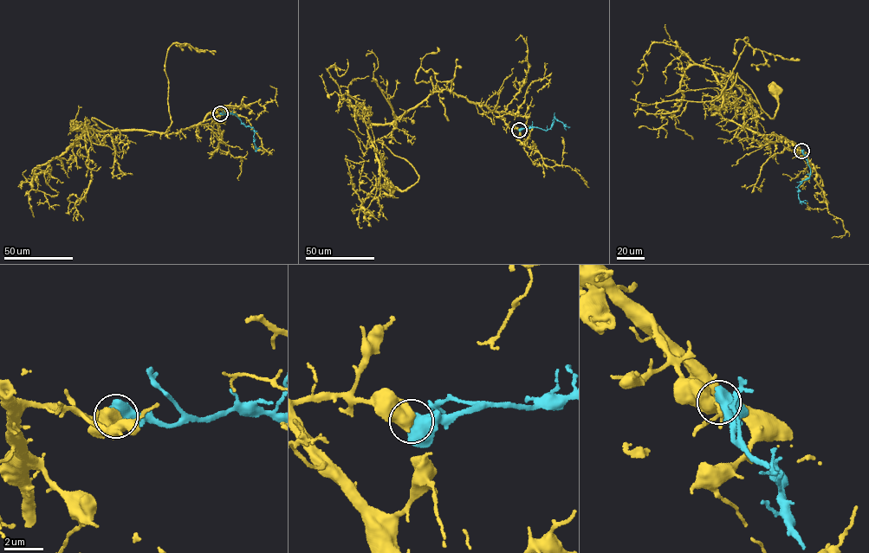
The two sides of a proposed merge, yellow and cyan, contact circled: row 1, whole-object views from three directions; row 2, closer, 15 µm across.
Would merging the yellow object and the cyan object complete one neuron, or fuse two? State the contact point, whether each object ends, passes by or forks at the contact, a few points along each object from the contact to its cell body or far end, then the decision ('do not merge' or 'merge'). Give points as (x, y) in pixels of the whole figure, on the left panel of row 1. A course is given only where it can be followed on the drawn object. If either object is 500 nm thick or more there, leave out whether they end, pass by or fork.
at (220, 113); yellow runs (220, 113), (211, 111), (194, 125), (165, 134), (113, 131), (93, 118), (104, 133), (100, 144), (75, 126); cyan runs (220, 113), (235, 114), (246, 126), (253, 128), (255, 146); merge

